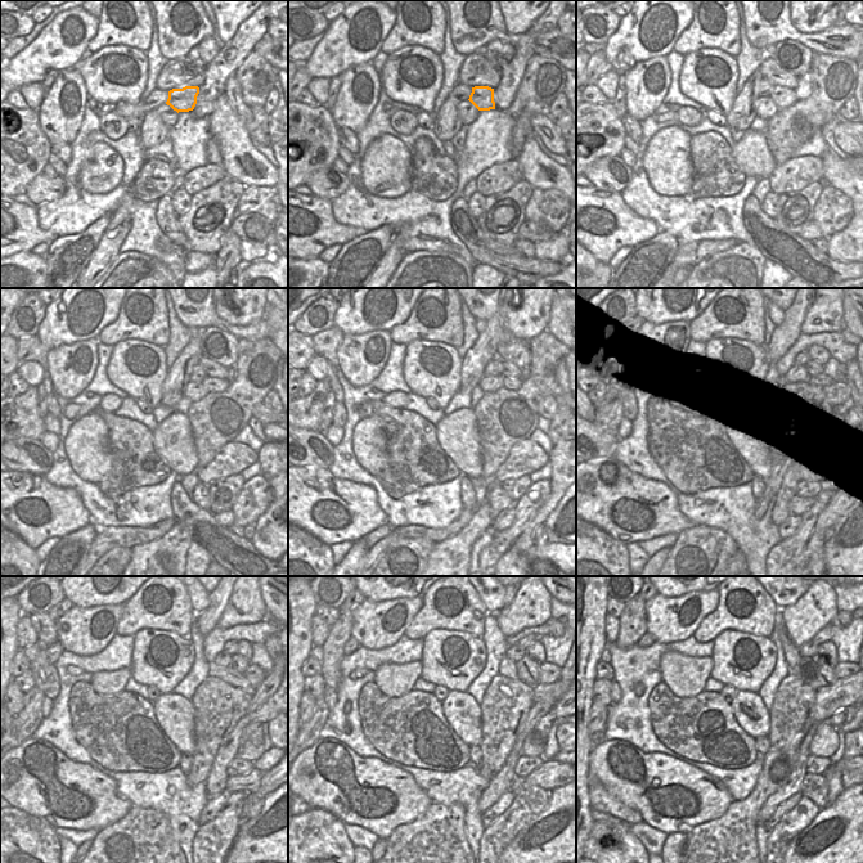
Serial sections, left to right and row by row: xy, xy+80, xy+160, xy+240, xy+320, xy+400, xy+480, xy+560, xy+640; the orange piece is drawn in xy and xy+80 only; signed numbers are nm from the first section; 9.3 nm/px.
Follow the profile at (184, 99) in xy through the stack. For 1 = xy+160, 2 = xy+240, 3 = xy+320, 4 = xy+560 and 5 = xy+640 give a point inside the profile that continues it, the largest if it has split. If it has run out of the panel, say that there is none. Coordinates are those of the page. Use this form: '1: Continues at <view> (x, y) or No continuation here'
1: Continues at xy+160 (783, 98)
2: Continues at xy+240 (214, 385)
3: Continues at xy+320 (508, 383)
4: Continues at xy+560 (548, 673)
5: Continues at xy+640 (837, 669)

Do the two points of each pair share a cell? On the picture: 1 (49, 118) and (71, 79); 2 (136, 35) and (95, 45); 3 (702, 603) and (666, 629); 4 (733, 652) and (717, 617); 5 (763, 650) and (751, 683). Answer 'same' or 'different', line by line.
1: same
2: same
3: same
4: different
5: same

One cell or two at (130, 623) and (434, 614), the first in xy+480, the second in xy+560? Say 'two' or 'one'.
one

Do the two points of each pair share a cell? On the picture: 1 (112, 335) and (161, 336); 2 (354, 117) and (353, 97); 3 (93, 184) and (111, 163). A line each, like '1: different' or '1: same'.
1: same
2: same
3: same

